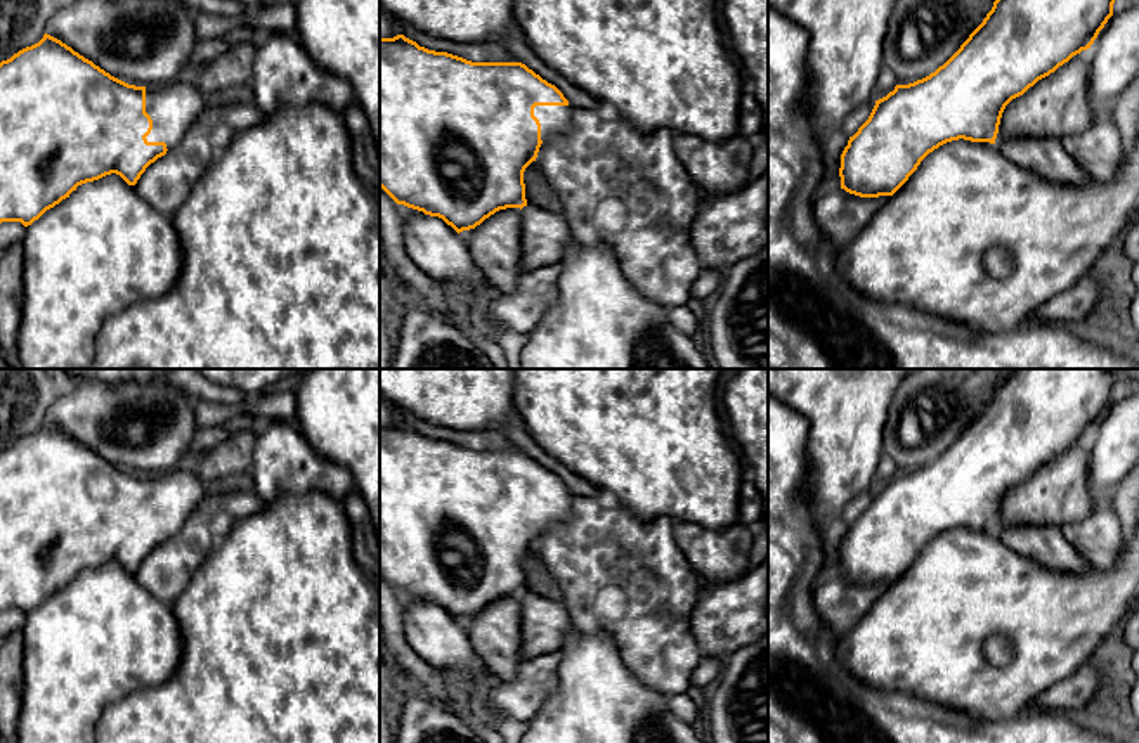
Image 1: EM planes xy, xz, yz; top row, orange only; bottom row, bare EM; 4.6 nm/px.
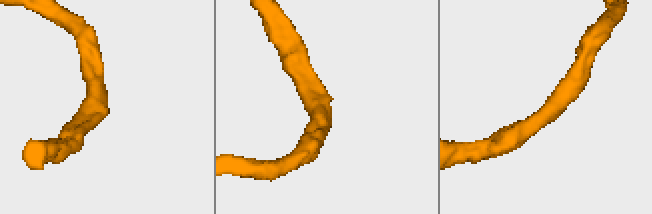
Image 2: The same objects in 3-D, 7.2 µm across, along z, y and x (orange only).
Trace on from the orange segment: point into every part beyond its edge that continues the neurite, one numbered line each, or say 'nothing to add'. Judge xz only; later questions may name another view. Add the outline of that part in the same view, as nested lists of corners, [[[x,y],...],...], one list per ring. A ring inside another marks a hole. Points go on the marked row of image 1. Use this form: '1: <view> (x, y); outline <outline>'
1: xz (555, 120); outline [[[536,106],[534,116],[541,123],[541,140],[548,142],[556,135],[562,135],[570,126],[574,107],[569,106]]]

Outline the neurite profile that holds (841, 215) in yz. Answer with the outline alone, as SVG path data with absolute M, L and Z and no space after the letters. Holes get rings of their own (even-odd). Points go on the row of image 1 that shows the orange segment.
M844 189L818 194L813 206L815 220L827 241L844 248L863 230L889 197L891 196L860 197Z

